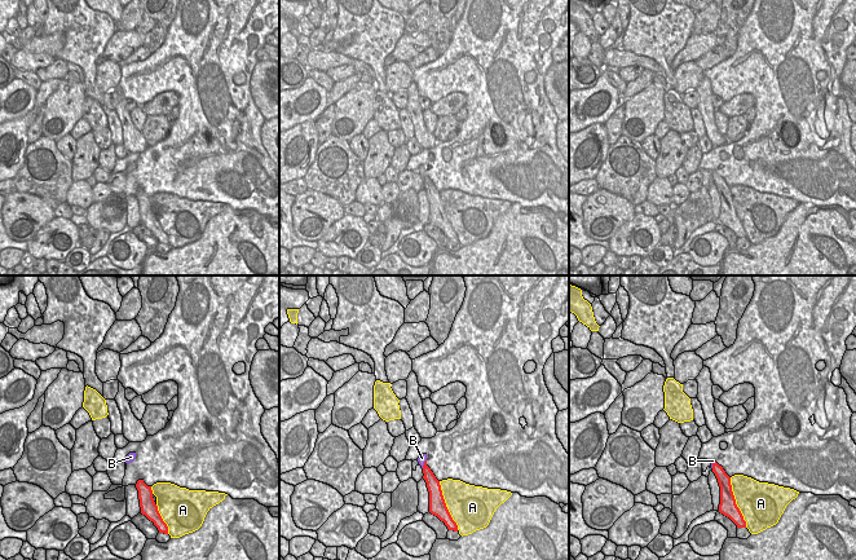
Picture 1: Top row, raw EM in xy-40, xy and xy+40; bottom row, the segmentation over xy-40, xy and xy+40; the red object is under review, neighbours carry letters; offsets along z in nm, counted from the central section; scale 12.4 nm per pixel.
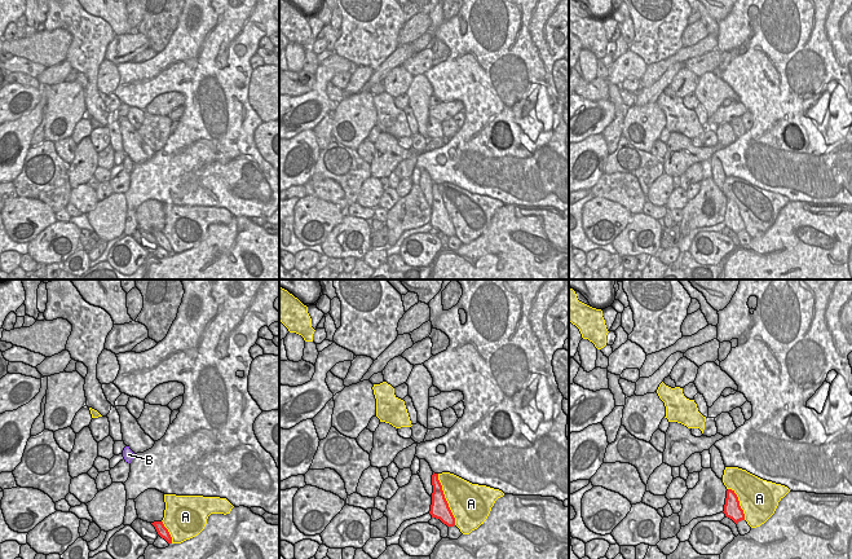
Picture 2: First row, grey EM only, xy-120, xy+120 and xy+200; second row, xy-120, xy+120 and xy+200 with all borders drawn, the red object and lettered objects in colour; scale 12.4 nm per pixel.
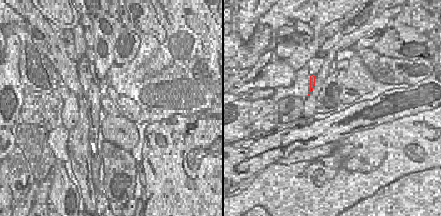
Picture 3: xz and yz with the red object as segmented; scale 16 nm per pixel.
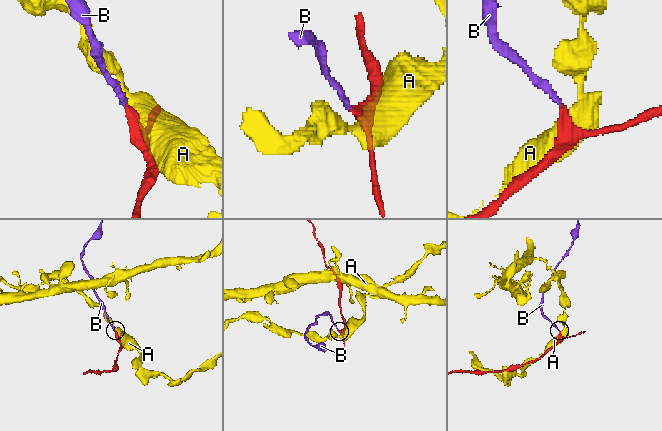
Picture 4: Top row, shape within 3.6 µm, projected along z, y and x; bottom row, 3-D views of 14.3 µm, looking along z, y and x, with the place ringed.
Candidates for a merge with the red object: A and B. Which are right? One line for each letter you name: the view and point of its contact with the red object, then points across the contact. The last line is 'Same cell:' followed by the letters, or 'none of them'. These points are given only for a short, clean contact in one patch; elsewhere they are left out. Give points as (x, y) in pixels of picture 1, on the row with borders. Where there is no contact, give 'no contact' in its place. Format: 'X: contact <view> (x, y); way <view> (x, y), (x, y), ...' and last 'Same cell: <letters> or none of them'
B: contact xy (424, 463); way xy (431, 480), (424, 463), (422, 458)
Same cell: B

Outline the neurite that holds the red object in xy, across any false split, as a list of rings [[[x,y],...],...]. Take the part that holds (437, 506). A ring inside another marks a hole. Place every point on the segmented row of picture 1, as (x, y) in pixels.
[[[427,454],[420,455],[418,462],[423,468],[423,479],[425,480],[429,491],[429,512],[444,521],[449,530],[458,532],[458,525],[446,507],[440,481],[427,466]]]

